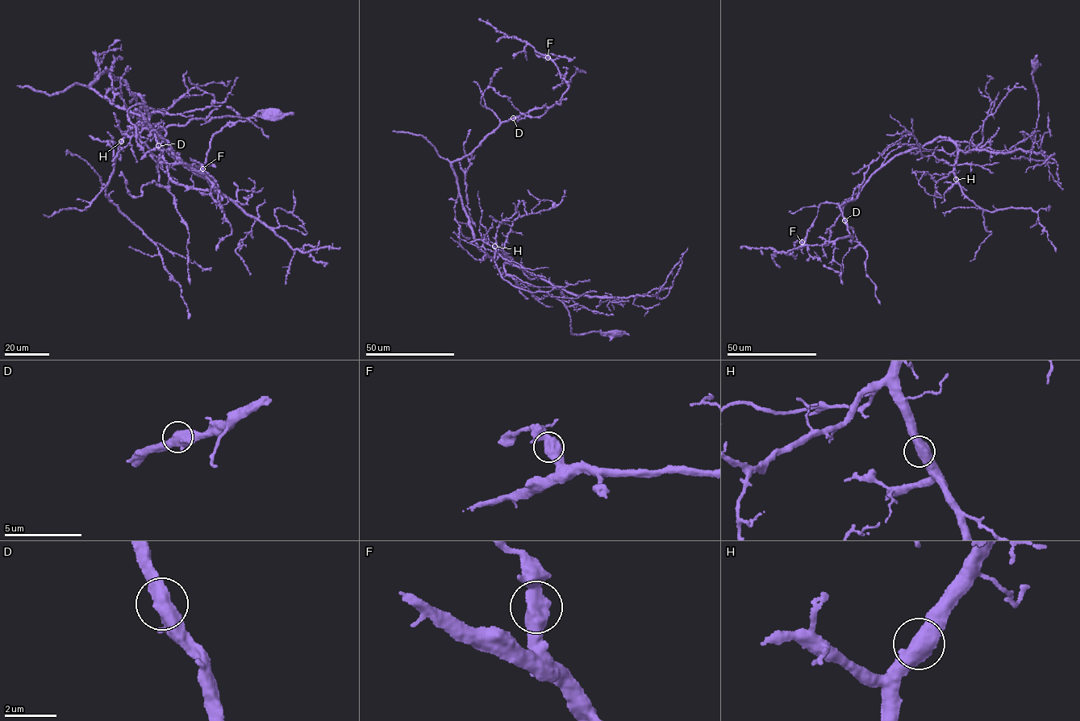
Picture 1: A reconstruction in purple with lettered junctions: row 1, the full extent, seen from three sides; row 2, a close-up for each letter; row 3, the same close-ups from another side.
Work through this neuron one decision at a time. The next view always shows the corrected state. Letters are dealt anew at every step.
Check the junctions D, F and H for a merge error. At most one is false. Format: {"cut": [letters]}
{"cut": []}

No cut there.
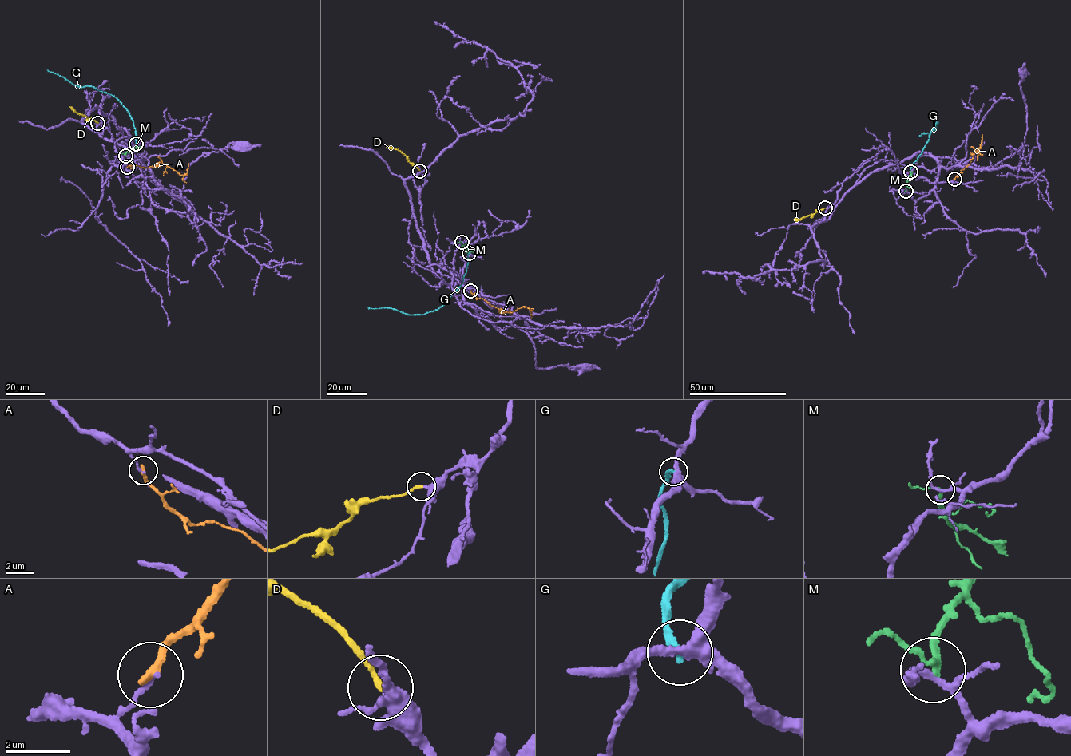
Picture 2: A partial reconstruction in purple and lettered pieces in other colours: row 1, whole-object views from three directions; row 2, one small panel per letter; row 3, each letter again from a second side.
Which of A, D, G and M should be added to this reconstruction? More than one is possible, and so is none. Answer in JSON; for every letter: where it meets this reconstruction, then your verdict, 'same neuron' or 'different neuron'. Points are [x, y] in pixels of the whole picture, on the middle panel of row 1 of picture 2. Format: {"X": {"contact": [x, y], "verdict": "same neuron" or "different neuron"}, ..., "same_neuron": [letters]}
{"A": {"contact": [470, 290], "verdict": "different neuron"}, "D": {"contact": [419, 171], "verdict": "same neuron"}, "G": {"contact": [469, 253], "verdict": "different neuron"}, "M": {"contact": [462, 242], "verdict": "different neuron"}, "same_neuron": ["D"]}

